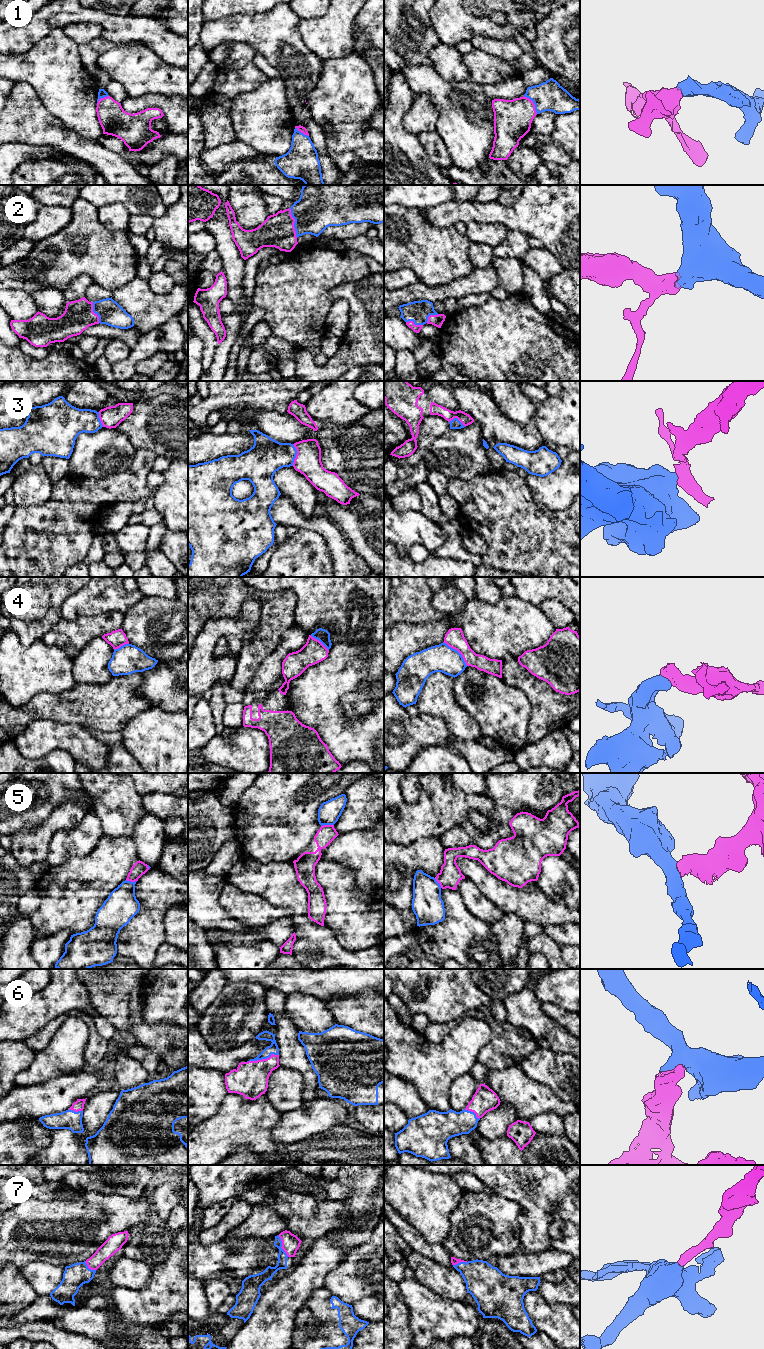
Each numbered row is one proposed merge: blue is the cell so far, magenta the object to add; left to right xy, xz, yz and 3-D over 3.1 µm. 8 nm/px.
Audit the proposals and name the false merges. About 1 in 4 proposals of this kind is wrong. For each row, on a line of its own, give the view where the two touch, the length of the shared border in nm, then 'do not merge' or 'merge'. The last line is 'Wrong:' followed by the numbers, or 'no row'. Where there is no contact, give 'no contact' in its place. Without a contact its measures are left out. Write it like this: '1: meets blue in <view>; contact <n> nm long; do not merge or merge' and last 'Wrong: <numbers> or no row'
1: meets blue in yz; contact 180 nm long; merge
2: meets blue in xz; contact 240 nm long; merge
3: meets blue in xz; contact 180 nm long; do not merge
4: meets blue in yz; contact 280 nm long; do not merge
5: meets blue in xz; contact 110 nm long; do not merge
6: meets blue in xz; contact 260 nm long; merge
7: meets blue in xz; contact 190 nm long; merge
Wrong: 3, 4, 5

